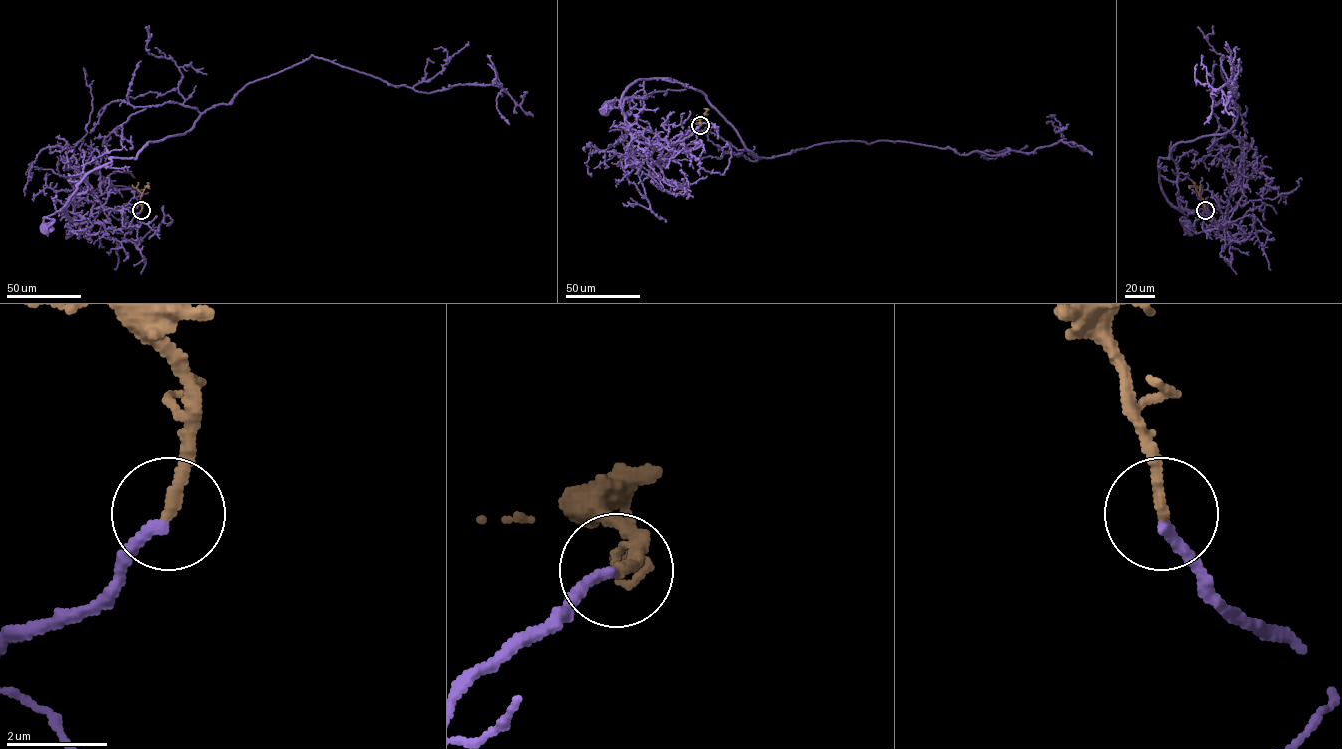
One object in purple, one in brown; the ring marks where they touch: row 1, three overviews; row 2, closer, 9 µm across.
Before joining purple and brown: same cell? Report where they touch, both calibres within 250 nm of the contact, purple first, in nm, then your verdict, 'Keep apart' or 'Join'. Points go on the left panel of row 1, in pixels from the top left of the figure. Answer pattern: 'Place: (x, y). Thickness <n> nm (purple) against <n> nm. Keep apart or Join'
Place: (141, 210). Thickness 200 nm (purple) against 240 nm. Join

